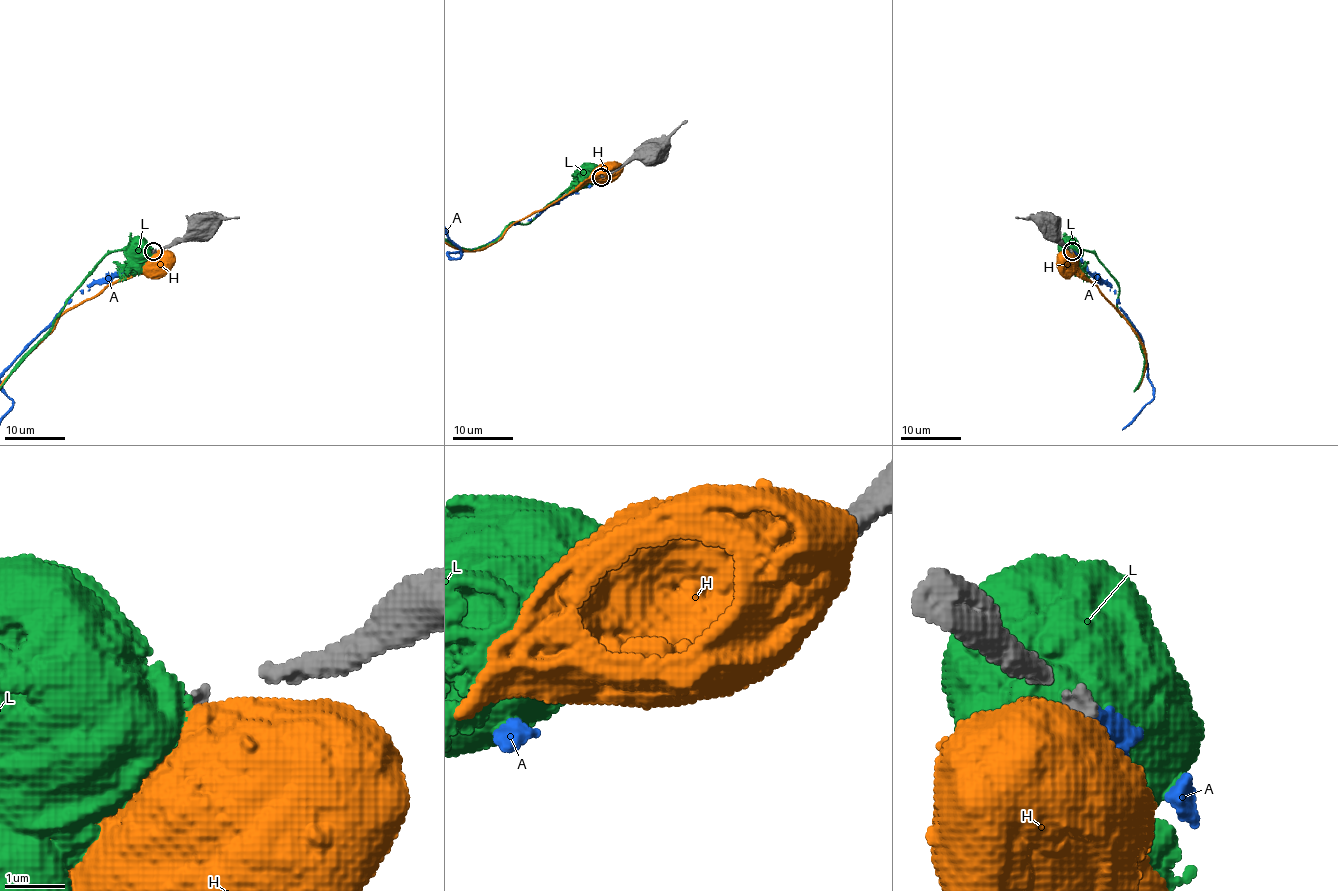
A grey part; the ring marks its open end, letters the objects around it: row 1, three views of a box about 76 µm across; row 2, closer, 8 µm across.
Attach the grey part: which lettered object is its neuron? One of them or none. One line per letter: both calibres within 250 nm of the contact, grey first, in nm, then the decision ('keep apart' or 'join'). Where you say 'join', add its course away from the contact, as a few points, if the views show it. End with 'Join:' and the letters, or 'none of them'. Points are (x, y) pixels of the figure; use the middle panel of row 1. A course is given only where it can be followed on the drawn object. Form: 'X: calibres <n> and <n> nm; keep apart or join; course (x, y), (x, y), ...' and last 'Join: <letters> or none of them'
A: calibres 300 and 460 nm; join
H: calibres 300 and 1000 nm; keep apart
L: calibres 300 and 950 nm; keep apart
Join: A

